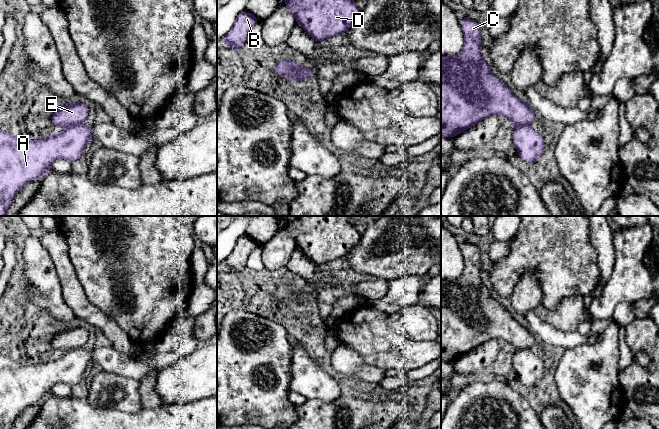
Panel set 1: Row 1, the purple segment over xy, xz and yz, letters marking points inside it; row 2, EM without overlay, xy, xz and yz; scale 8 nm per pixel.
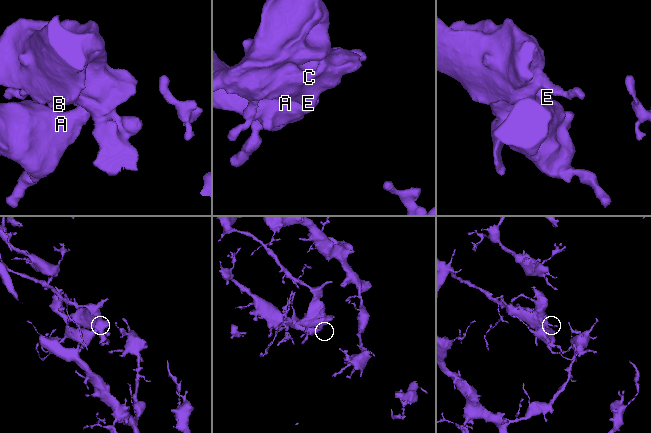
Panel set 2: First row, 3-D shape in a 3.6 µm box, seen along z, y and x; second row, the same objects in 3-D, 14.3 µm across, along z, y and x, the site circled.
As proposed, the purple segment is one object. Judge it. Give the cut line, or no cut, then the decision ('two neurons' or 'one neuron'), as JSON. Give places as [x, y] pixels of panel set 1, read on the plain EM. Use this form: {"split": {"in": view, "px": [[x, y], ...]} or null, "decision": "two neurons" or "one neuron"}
{"split": {"in": "xy", "px": [[83, 347], [70, 349], [66, 352]]}, "decision": "two neurons"}

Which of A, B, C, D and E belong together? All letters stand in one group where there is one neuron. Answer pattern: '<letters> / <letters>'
A / B C D E

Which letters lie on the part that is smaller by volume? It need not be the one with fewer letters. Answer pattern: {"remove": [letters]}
{"remove": ["A"]}

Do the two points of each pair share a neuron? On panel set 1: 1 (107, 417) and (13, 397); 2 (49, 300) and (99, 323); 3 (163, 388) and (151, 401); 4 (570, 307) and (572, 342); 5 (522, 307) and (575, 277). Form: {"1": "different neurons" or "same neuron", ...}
{"1": "different neurons", "2": "different neurons", "3": "different neurons", "4": "different neurons", "5": "different neurons"}

